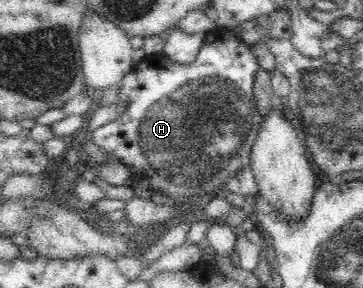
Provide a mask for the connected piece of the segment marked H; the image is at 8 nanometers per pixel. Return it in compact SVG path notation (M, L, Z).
M217 27L205 35L196 58L190 64L174 62L162 52L146 55L140 62L133 64L133 68L127 71L122 77L116 101L116 105L122 107L122 114L118 118L102 124L100 128L91 131L91 139L102 150L106 150L116 160L126 165L130 169L133 179L135 177L146 179L152 192L160 193L166 200L171 201L172 205L186 204L186 201L196 203L198 200L201 200L206 202L209 199L213 199L216 195L220 195L222 191L225 191L228 180L232 180L232 176L235 176L238 171L241 171L242 168L248 166L250 163L250 148L252 148L252 144L254 144L254 140L258 136L260 124L262 124L262 115L258 110L256 99L252 95L252 78L254 78L254 72L258 69L256 58L252 55L249 45L243 43L230 29L224 29L223 27Z

